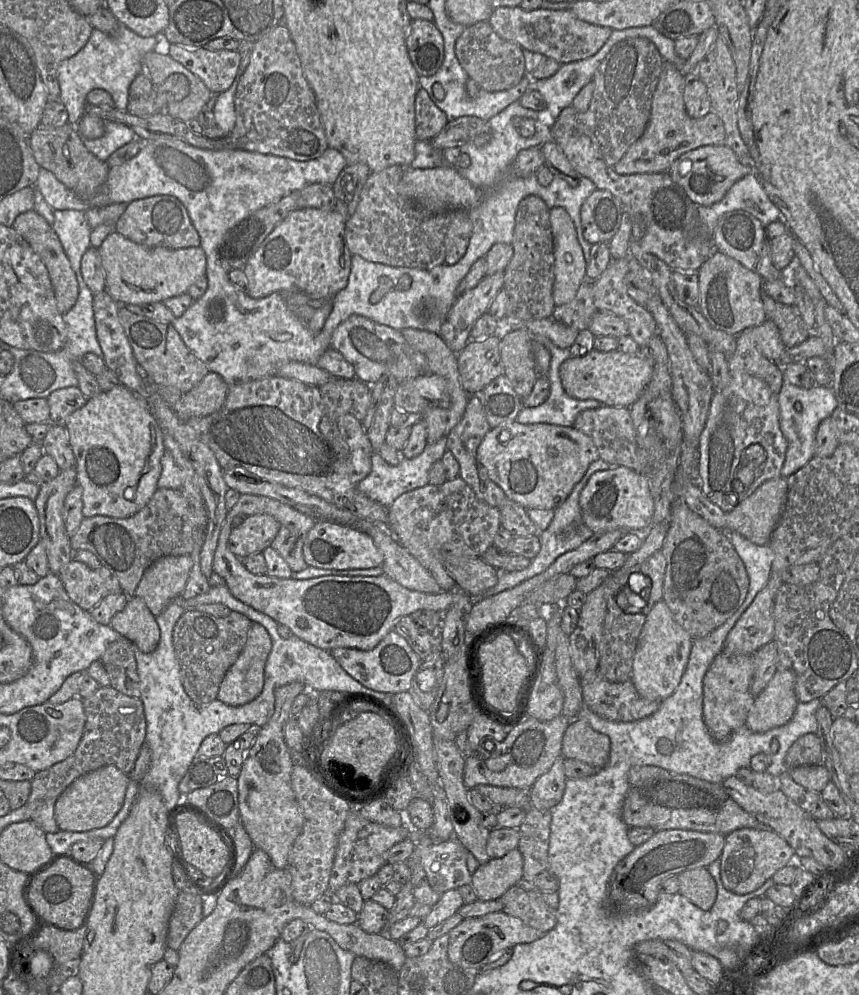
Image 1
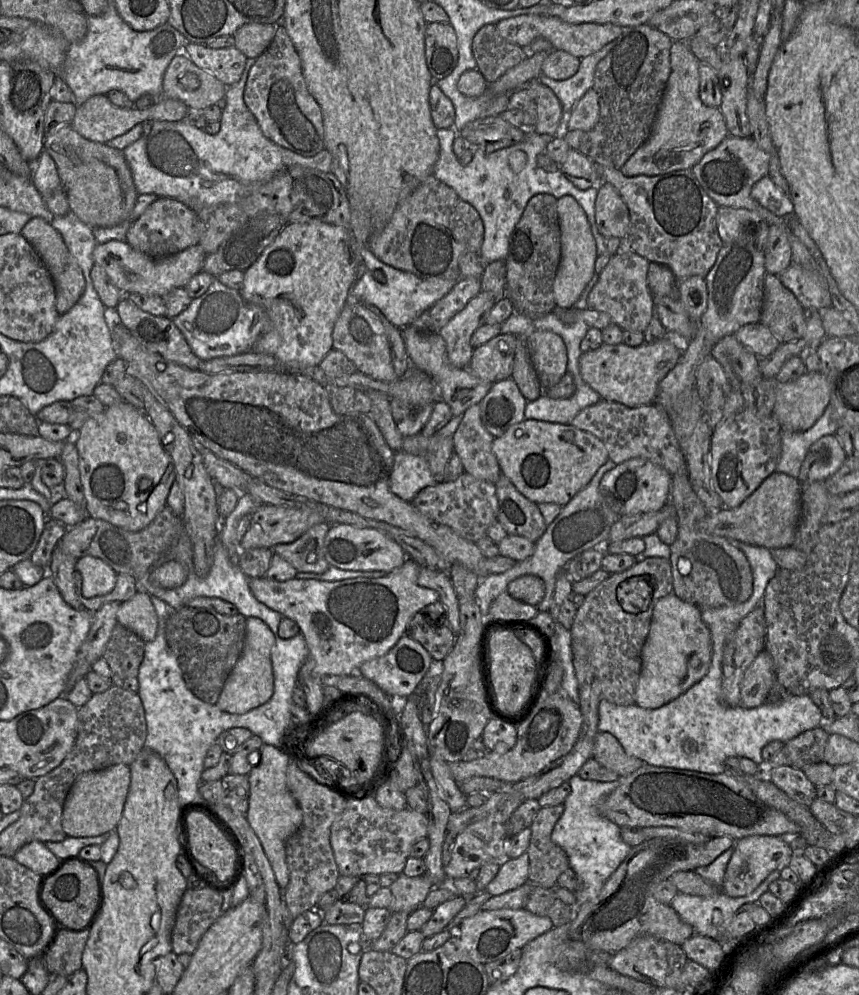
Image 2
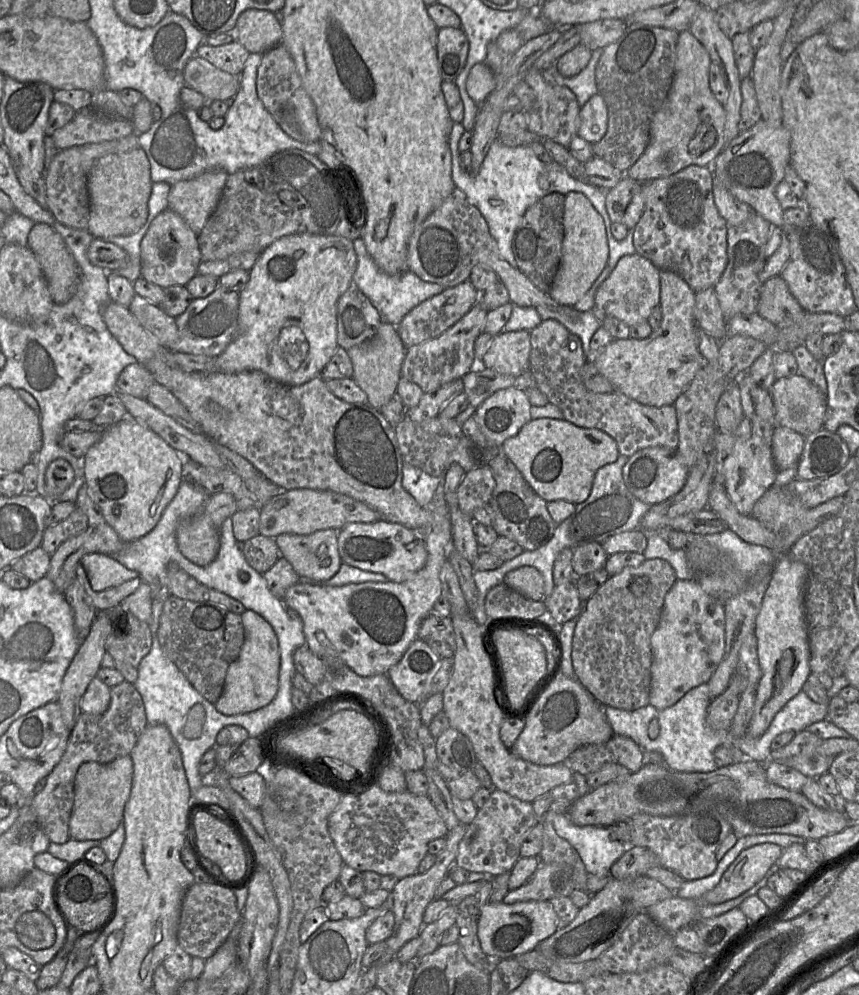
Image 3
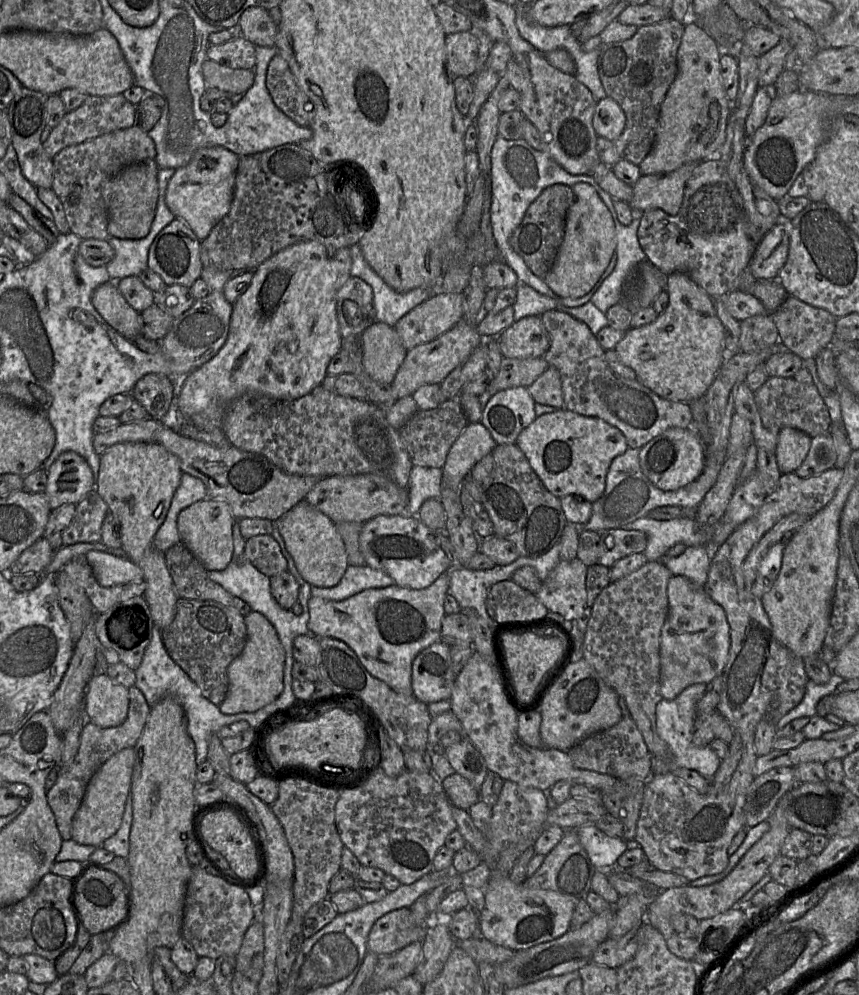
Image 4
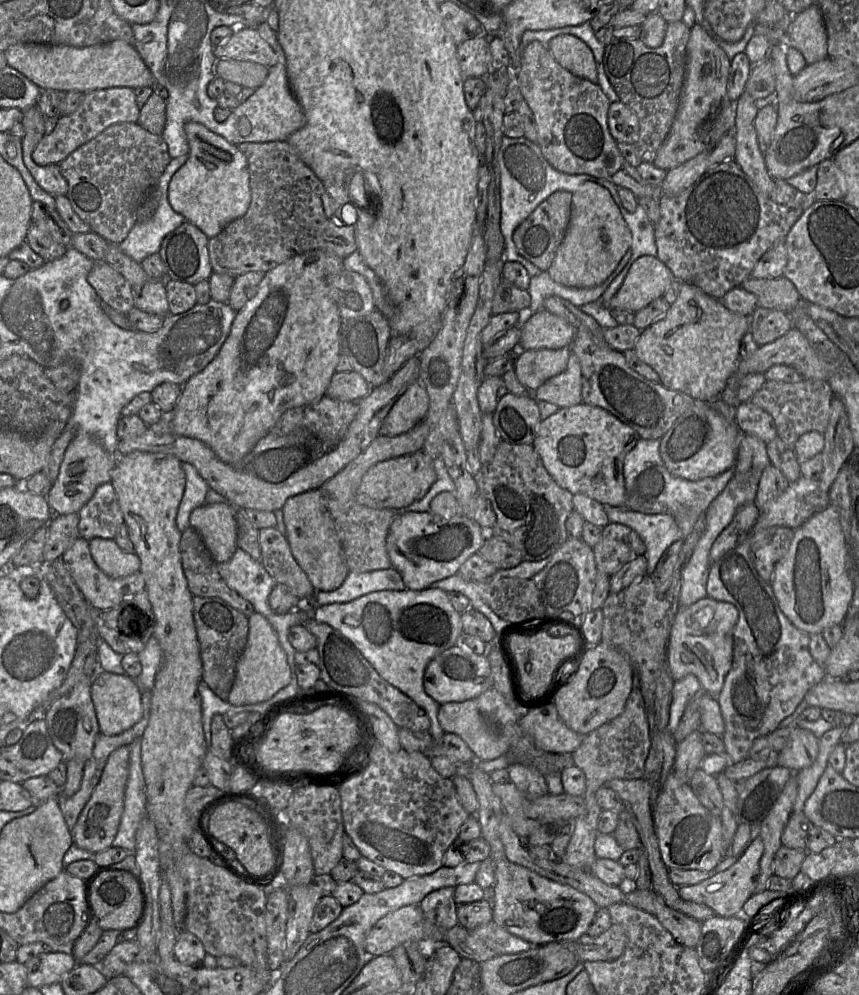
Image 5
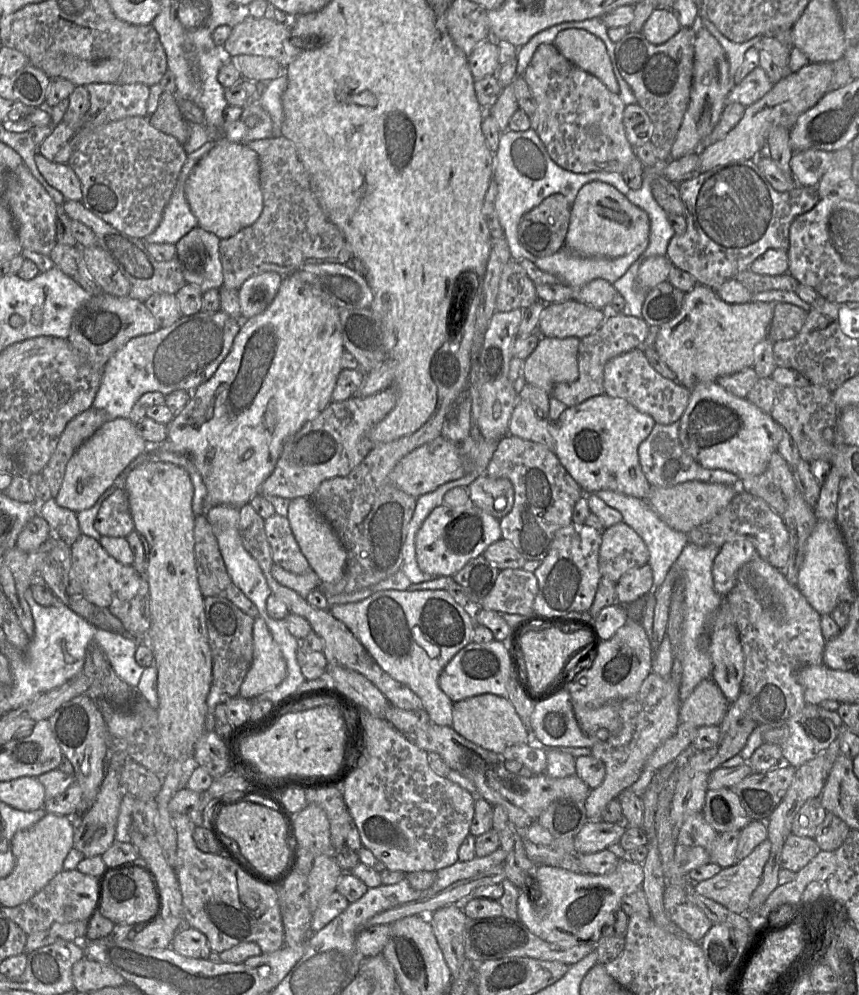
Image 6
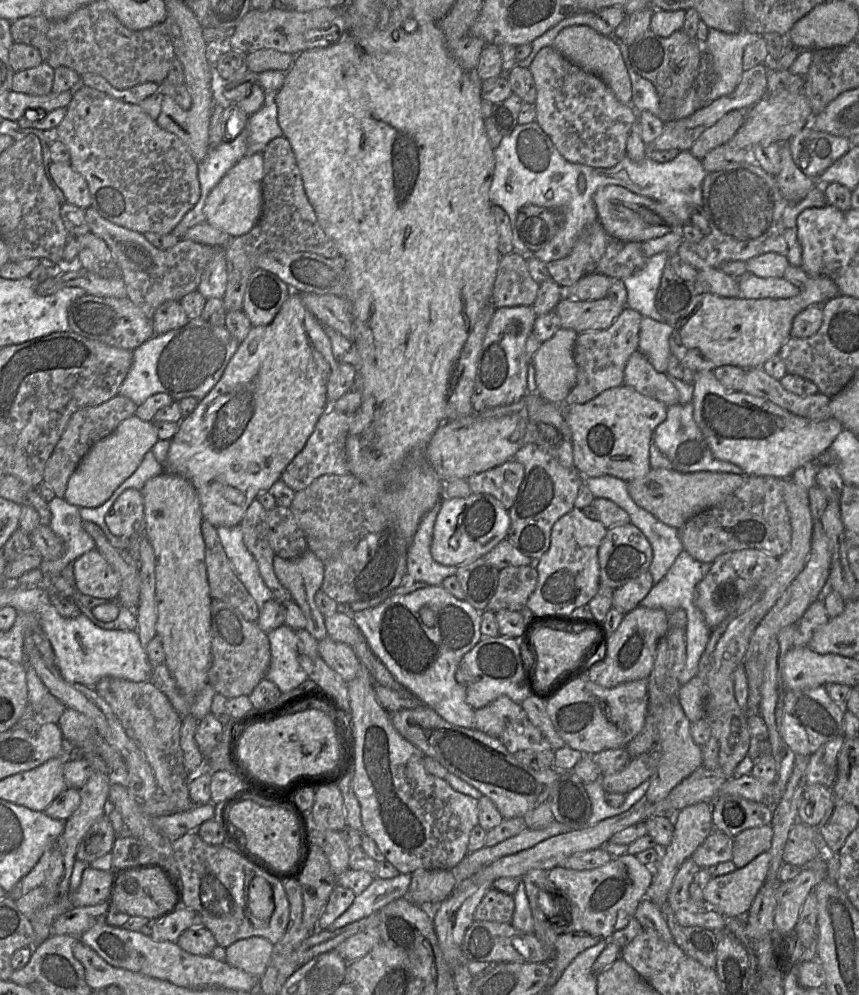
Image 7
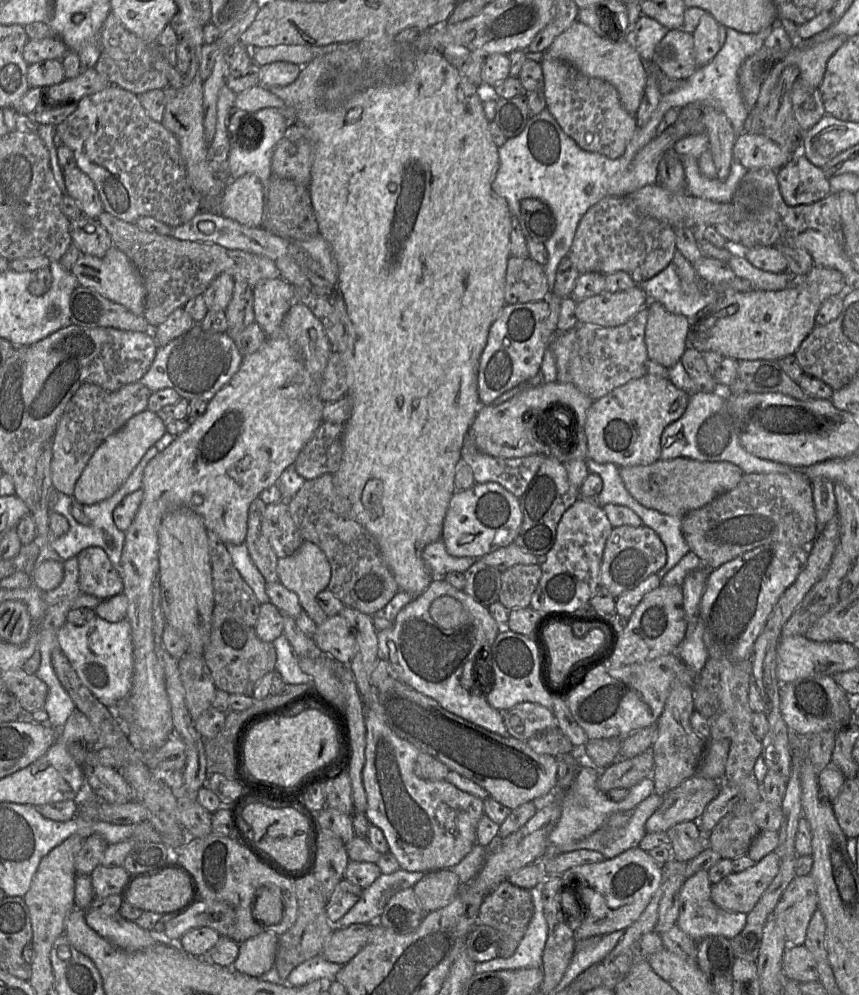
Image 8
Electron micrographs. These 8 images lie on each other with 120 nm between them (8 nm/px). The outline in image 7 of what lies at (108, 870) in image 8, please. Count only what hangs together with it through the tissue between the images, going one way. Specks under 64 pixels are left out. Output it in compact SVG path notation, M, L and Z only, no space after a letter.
M87 867L78 890L71 894L71 907L94 906L110 899L116 870L101 871Z

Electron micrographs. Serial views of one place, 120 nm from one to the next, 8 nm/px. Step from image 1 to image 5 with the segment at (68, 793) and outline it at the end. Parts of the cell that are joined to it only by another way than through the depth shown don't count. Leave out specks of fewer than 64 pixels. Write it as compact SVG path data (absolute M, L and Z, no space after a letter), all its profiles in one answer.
M122 746L108 758L101 779L71 831L73 843L93 854L112 847L124 811L125 790L129 776L130 748Z

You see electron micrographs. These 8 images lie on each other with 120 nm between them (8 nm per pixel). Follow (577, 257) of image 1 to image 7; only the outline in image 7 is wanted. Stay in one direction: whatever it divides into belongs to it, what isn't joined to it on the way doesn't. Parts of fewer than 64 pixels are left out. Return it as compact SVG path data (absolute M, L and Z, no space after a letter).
M607 185L594 194L593 201L598 221L606 232L620 240L645 242L662 237L673 230L683 227L675 215L663 204L651 198L635 194L622 186Z

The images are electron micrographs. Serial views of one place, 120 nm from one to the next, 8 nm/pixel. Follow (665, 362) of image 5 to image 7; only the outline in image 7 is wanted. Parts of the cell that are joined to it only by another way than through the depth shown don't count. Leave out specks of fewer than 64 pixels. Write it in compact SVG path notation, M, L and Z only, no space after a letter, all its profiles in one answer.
M827 276L811 277L798 295L784 299L748 299L741 298L739 295L737 297L722 297L701 291L691 311L672 324L673 331L669 338L672 358L696 373L704 370L713 371L723 365L733 365L744 369L760 367L765 361L778 355L783 344L791 337L792 322L798 313L809 306L822 305L839 294L838 286Z

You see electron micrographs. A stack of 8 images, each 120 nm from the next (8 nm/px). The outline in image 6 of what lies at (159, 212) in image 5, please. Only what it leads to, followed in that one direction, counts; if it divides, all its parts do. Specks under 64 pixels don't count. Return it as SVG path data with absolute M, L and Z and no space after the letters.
M210 140L199 149L188 154L177 179L173 194L163 211L161 222L154 232L143 239L146 247L149 243L176 244L189 231L198 226L198 221L191 212L185 197L184 188L193 167L214 145L215 140Z

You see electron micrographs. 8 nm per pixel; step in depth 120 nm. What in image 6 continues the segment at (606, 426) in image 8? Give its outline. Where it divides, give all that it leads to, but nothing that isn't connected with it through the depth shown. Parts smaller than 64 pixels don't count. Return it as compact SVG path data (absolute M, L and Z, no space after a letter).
M605 393L600 394L578 405L568 407L556 421L552 422L552 434L556 442L554 453L584 493L612 490L646 499L651 485L642 471L638 447L649 436L655 425L656 422L651 415L640 412L627 400Z

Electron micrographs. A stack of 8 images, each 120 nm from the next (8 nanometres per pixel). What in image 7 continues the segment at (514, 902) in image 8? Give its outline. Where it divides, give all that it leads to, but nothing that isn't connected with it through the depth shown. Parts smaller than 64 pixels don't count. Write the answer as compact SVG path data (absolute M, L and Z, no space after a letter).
M497 889L489 890L477 906L474 919L499 923L511 923L515 909L512 894Z

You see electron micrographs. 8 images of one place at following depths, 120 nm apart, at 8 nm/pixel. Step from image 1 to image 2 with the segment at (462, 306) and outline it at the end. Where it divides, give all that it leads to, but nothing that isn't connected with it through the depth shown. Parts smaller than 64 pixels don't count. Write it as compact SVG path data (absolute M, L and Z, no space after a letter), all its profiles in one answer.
M480 291L440 329L439 334L446 343L451 364L462 369L469 366L474 350L471 337L477 328L487 323L487 317L497 300L492 293Z

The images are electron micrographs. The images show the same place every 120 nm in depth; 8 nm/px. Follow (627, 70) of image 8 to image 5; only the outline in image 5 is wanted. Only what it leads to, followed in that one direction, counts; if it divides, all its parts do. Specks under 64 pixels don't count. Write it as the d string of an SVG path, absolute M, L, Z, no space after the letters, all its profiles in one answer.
M562 34L548 43L554 59L573 75L597 84L597 65L592 50L581 39Z

